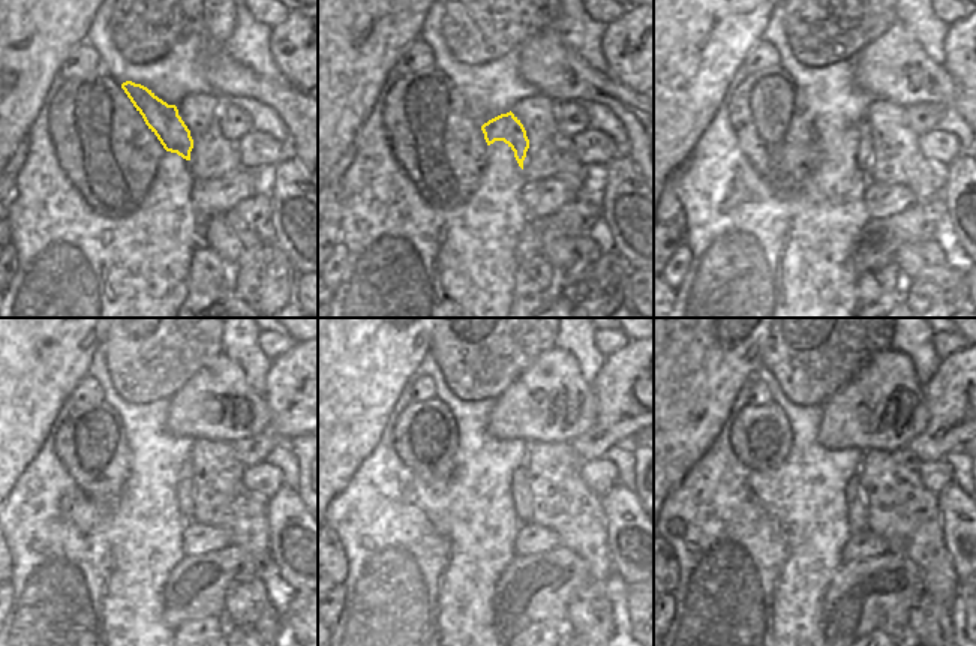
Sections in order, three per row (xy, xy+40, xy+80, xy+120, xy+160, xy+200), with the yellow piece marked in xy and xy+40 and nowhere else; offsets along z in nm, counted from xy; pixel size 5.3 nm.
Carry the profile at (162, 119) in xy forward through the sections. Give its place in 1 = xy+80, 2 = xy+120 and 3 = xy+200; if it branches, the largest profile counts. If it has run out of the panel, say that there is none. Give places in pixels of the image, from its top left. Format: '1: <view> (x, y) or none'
1: xy+80 (862, 134)
2: xy+120 (183, 489)
3: xy+200 (856, 505)

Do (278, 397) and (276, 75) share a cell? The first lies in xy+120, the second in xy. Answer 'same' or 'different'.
different

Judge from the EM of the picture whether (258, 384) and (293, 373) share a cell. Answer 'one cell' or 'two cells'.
two cells

